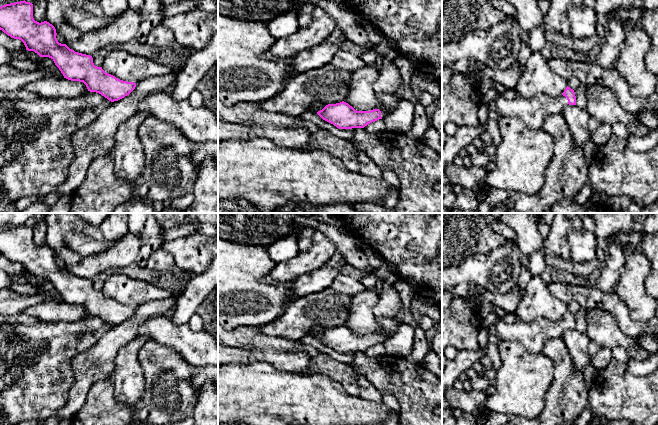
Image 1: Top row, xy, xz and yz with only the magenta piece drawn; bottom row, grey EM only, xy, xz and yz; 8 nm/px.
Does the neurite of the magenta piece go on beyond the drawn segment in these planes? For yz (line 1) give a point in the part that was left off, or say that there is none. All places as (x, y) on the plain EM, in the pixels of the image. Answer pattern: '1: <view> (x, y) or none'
1: yz (532, 336)

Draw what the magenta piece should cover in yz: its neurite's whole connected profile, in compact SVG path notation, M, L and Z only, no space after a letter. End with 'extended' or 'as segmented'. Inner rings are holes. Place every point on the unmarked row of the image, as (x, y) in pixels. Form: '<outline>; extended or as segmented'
M568 310L558 321L538 317L533 322L518 319L509 324L498 319L492 328L501 341L517 342L529 353L542 353L548 340L562 338L569 329L576 329L576 320Z; extended

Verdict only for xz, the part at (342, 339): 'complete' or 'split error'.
split error

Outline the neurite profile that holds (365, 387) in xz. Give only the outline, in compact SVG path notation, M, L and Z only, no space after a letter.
M357 373L357 382L361 398L375 403L382 403L382 395L372 391L373 385L363 375Z

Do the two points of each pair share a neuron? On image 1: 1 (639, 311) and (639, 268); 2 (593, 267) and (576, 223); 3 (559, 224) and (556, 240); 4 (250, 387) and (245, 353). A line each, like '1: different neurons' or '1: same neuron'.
1: same neuron
2: different neurons
3: same neuron
4: different neurons

